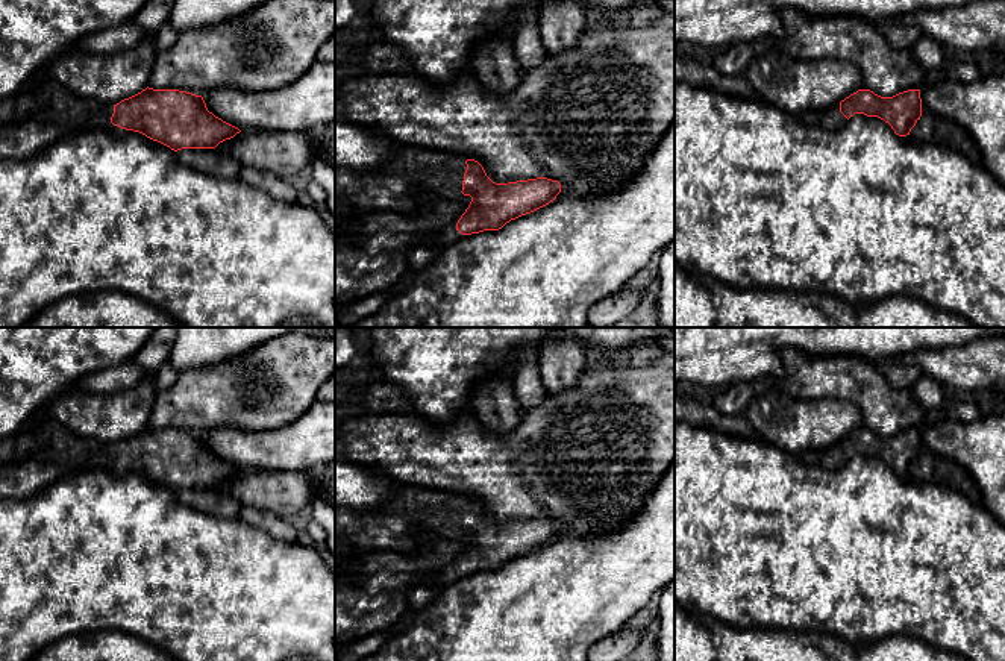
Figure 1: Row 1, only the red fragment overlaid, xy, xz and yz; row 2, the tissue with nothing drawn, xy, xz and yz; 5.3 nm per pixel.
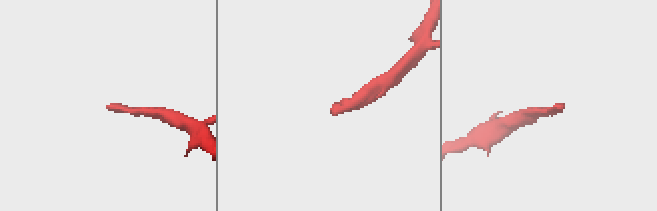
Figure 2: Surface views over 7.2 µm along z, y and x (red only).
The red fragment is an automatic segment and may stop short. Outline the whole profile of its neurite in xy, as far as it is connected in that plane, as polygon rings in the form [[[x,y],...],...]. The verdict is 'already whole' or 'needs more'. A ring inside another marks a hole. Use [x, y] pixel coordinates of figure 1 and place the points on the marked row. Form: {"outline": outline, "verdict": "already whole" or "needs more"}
{"outline": [[[59,61],[45,65],[23,89],[0,99],[0,161],[36,156],[50,144],[91,129],[112,123],[158,141],[171,150],[215,149],[241,130],[208,111],[202,96],[179,89],[146,88],[117,105],[85,97],[71,89],[61,76]]], "verdict": "needs more"}

